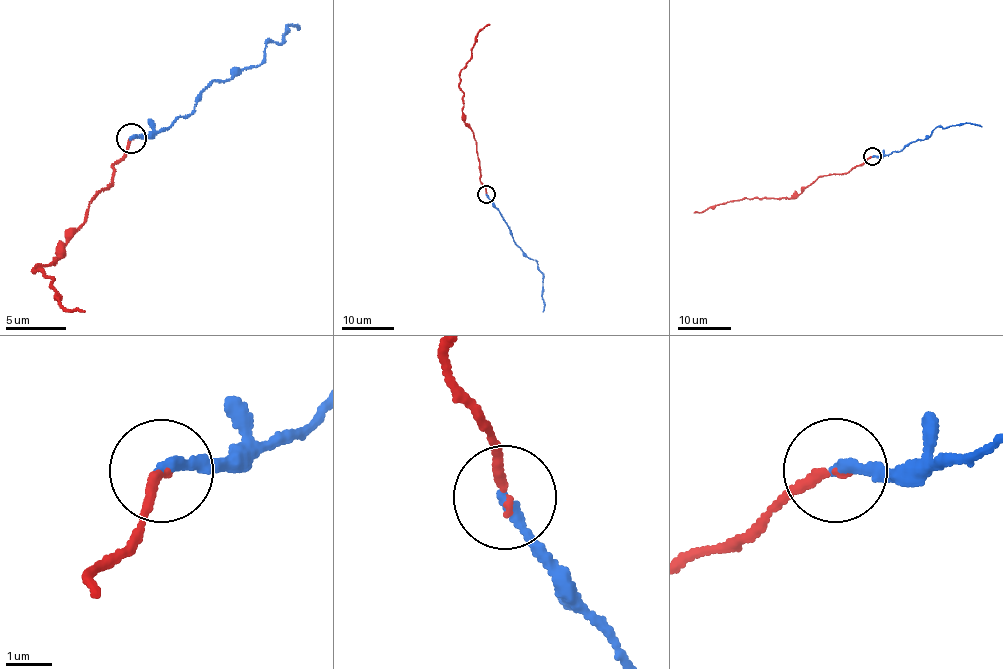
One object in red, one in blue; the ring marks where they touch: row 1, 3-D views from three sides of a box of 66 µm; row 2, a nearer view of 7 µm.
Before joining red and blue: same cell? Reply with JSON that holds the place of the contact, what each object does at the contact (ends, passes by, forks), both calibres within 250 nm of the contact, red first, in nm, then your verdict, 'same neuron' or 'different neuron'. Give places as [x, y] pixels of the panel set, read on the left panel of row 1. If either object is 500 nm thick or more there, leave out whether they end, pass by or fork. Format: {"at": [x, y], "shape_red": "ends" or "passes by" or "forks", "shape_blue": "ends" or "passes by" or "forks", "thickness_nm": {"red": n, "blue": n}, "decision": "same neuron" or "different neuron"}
{"at": [131, 138], "shape_red": "ends", "shape_blue": "ends", "thickness_nm": {"red": 200, "blue": 260}, "decision": "same neuron"}

